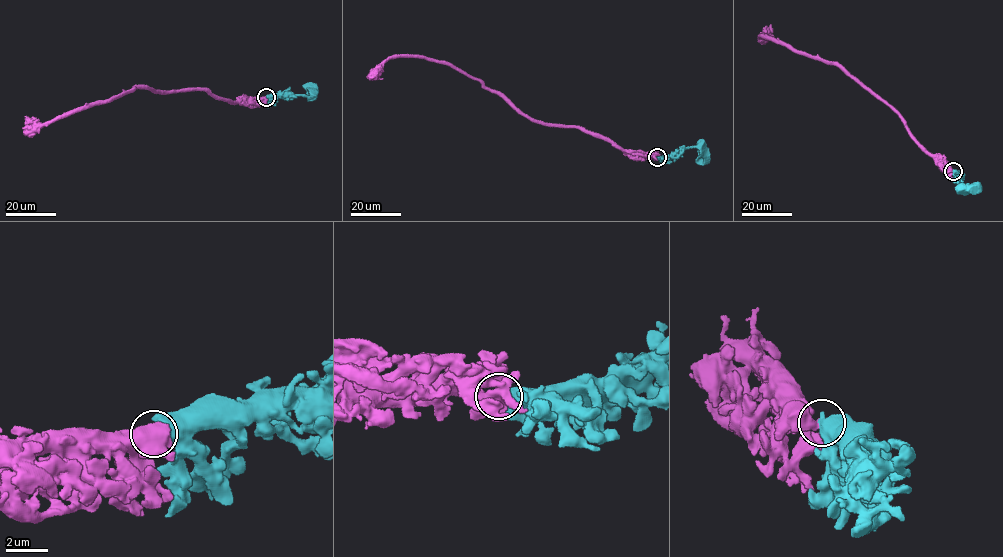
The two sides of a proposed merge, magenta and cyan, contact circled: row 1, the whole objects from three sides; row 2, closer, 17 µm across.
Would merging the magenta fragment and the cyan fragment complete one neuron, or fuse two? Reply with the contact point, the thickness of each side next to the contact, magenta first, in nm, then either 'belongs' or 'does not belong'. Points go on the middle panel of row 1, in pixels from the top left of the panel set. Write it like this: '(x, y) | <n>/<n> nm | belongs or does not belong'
(657, 157) | 550/650 nm | belongs

